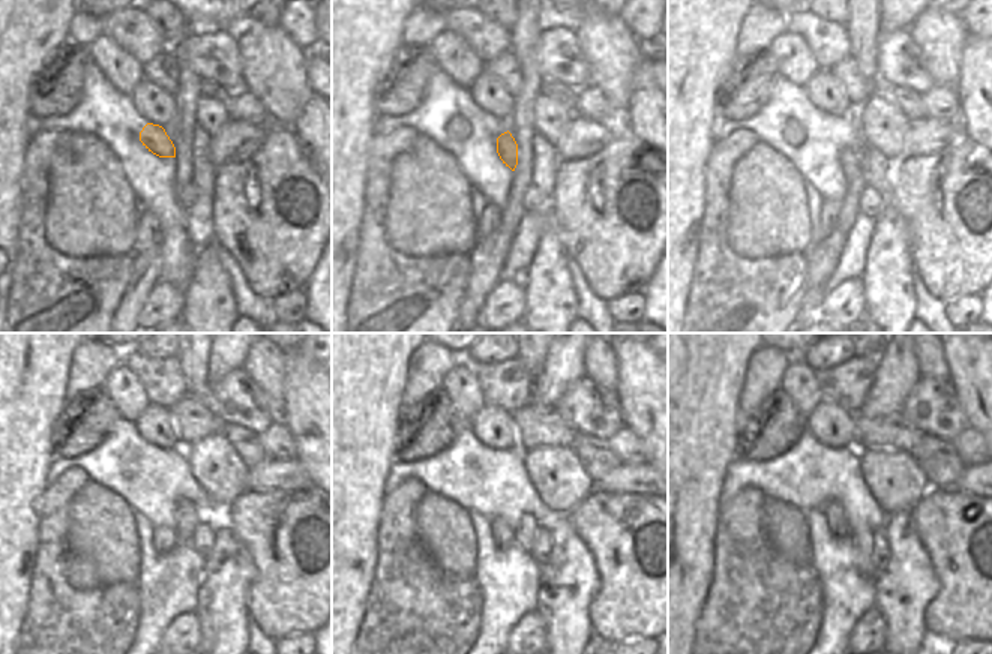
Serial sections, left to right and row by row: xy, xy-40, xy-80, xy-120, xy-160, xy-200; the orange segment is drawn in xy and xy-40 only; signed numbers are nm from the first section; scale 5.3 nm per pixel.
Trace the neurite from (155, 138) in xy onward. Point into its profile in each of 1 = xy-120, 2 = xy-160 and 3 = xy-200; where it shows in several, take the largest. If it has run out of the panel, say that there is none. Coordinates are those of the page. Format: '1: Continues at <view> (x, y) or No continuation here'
1: Continues at xy-120 (186, 519)
2: Continues at xy-160 (527, 525)
3: Continues at xy-200 (862, 539).

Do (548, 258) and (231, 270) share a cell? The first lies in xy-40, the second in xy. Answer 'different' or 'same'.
different

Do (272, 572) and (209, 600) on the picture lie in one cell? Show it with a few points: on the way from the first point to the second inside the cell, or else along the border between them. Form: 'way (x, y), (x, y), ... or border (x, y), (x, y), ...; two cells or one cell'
border (243, 546), (255, 570), (248, 588), (251, 615); two cells

